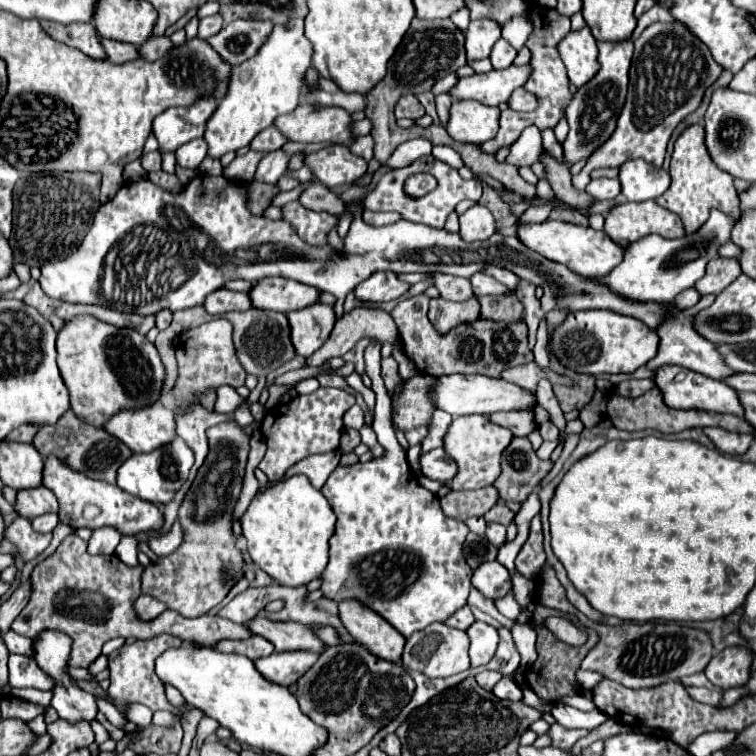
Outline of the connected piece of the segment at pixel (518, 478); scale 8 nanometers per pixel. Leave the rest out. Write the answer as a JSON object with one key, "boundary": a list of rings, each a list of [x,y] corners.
{"boundary":[[[513,437],[501,459],[501,475],[493,485],[503,501],[523,503],[551,467],[551,461],[541,461],[535,455],[527,437]]]}

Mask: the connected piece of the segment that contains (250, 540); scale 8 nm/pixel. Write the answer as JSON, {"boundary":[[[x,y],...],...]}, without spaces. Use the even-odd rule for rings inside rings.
{"boundary":[[[293,475],[257,491],[241,517],[241,527],[253,563],[277,583],[295,587],[317,579],[325,569],[335,515],[323,493],[315,489],[305,475]]]}

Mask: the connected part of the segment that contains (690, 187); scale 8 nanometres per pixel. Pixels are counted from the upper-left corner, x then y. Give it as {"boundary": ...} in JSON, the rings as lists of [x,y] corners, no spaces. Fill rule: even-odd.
{"boundary":[[[689,125],[687,129],[683,129],[683,133],[677,137],[675,141],[675,149],[671,155],[671,187],[657,197],[657,203],[673,213],[677,213],[685,225],[687,233],[697,231],[709,217],[709,209],[717,207],[721,211],[731,213],[733,217],[739,215],[739,199],[737,199],[737,189],[733,185],[733,177],[725,171],[721,171],[713,159],[709,159],[709,153],[705,151],[705,131],[703,127],[697,125]]]}

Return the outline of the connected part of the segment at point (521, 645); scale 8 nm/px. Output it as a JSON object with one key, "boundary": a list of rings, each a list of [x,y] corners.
{"boundary":[[[515,623],[515,625],[517,627],[513,627],[511,633],[513,633],[517,649],[521,651],[521,669],[525,669],[525,667],[531,667],[535,663],[535,659],[537,659],[535,631],[529,629],[529,625],[521,625],[521,623]]]}

